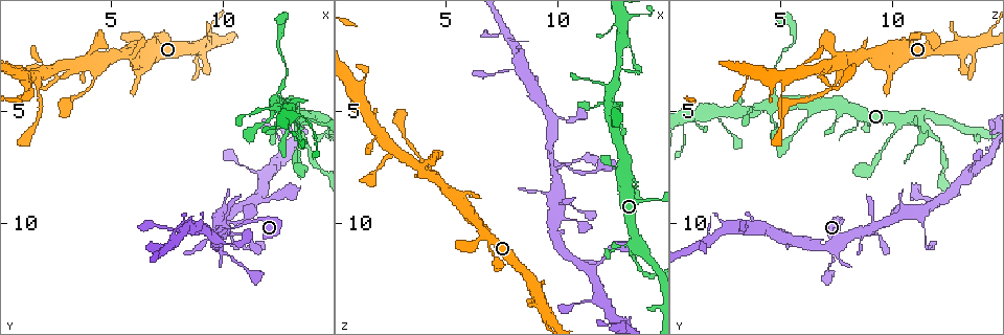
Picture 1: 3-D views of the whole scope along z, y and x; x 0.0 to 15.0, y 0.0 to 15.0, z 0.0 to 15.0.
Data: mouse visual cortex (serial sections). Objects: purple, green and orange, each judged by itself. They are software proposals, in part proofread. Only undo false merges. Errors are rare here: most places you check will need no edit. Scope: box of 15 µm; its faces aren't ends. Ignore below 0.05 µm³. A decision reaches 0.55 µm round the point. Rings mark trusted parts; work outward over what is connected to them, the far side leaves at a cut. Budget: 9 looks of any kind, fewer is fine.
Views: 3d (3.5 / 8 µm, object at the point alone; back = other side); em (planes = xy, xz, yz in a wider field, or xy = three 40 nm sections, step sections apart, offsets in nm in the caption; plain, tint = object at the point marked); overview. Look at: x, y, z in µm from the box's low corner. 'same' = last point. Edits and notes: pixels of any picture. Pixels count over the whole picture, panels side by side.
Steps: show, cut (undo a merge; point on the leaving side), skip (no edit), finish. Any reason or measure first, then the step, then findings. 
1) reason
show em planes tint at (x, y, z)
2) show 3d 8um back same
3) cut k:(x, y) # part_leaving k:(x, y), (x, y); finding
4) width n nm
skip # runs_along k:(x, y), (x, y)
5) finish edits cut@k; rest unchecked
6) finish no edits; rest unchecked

looks like a crossing
show 3d 3.5um at (9.8, 10.6, 7.5)

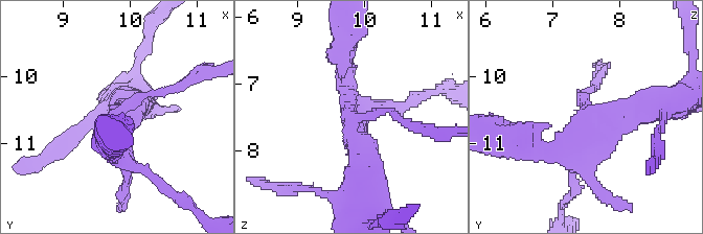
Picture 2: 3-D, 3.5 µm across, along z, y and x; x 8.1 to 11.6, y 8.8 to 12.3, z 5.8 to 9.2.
show em planes tint at (9.80, 10.55, 7.50)

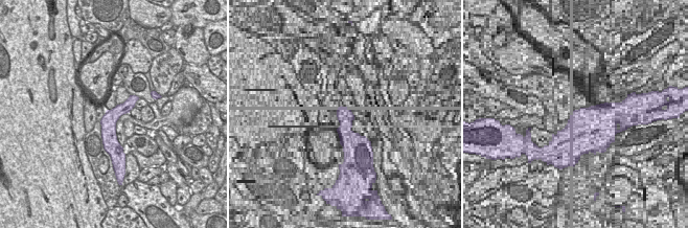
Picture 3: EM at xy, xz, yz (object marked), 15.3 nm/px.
skip # runs_along 2:(407, 124), (390, 111), (356, 122), (345, 63); all the same cell

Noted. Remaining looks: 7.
abrupt turn
show 3d 3.5um at (10.6, 11.0, 11.5)

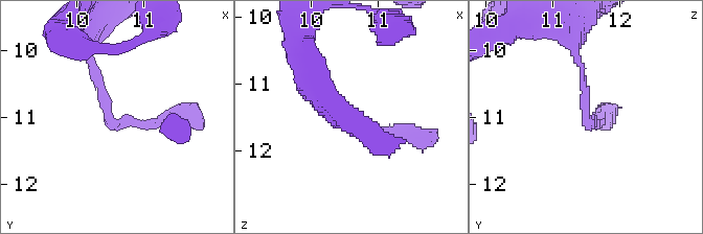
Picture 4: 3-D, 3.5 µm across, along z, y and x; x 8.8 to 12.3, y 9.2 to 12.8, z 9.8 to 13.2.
shape alone is not enough
show em planes plain at (10.55, 11.10, 11.50)

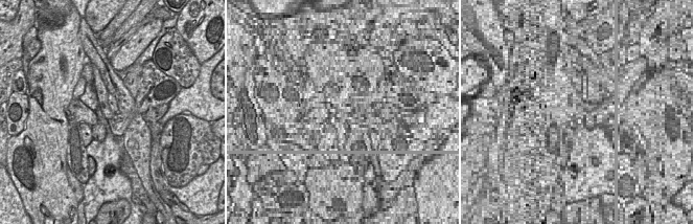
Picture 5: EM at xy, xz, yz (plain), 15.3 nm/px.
with the object marked
show em planes tint same

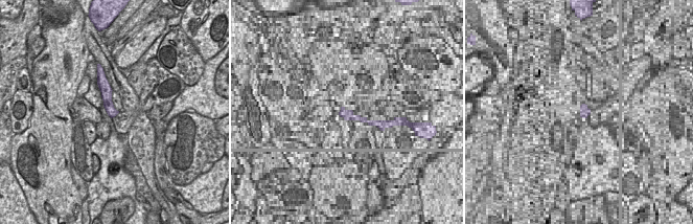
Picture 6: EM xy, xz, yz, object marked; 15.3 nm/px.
skip # runs_along 4:(87, 60), (112, 121), (180, 114); continuous, no second cell

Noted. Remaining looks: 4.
sharp bend
show 3d 3.5um back at (13.1, 5.1, 1.9)

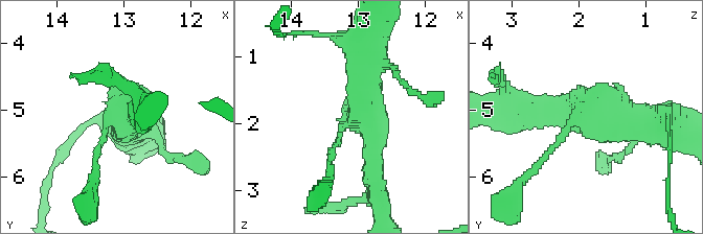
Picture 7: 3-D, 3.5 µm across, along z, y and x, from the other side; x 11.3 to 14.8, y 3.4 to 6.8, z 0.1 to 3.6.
arms 3; arm_widths 100, 300, 500 nm; shape alone is not enough
show em xy step 2 tint at (13.10, 5.10, 2.00)

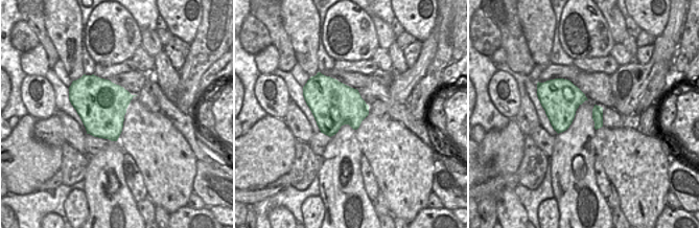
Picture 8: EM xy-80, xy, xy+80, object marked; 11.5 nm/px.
another direction
show em xy step 3 tint same

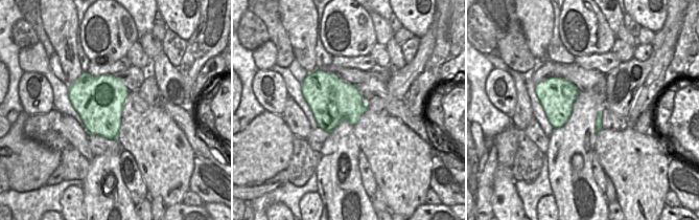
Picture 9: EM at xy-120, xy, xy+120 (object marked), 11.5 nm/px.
skip # runs_along 7:(519, 111), (593, 108), (653, 126); all the same cell

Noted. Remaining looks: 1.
finish no edits; rest unchecked

